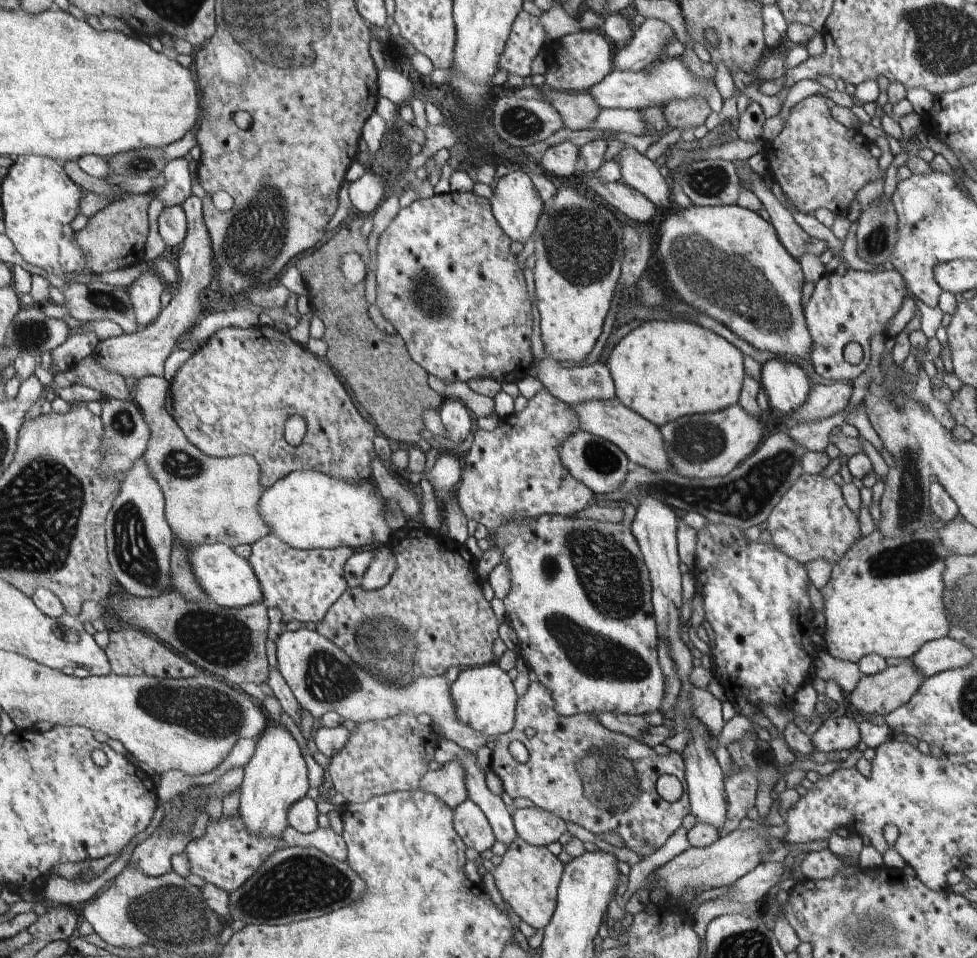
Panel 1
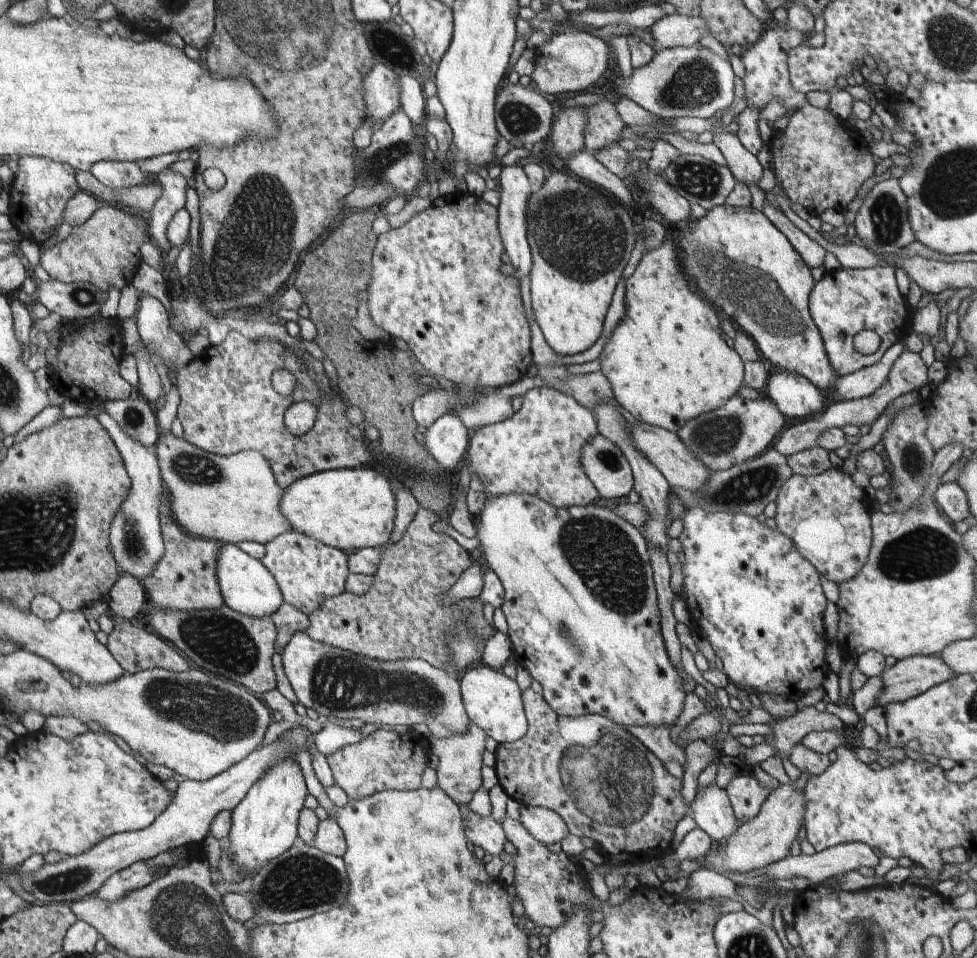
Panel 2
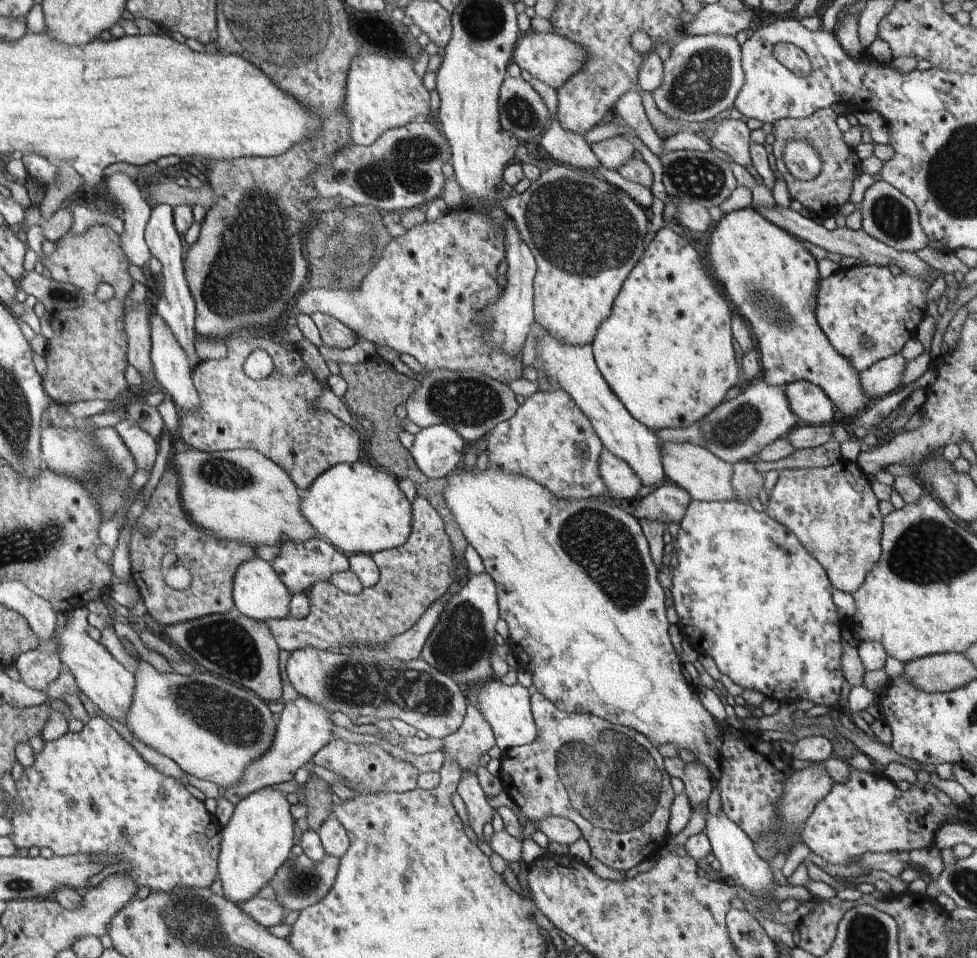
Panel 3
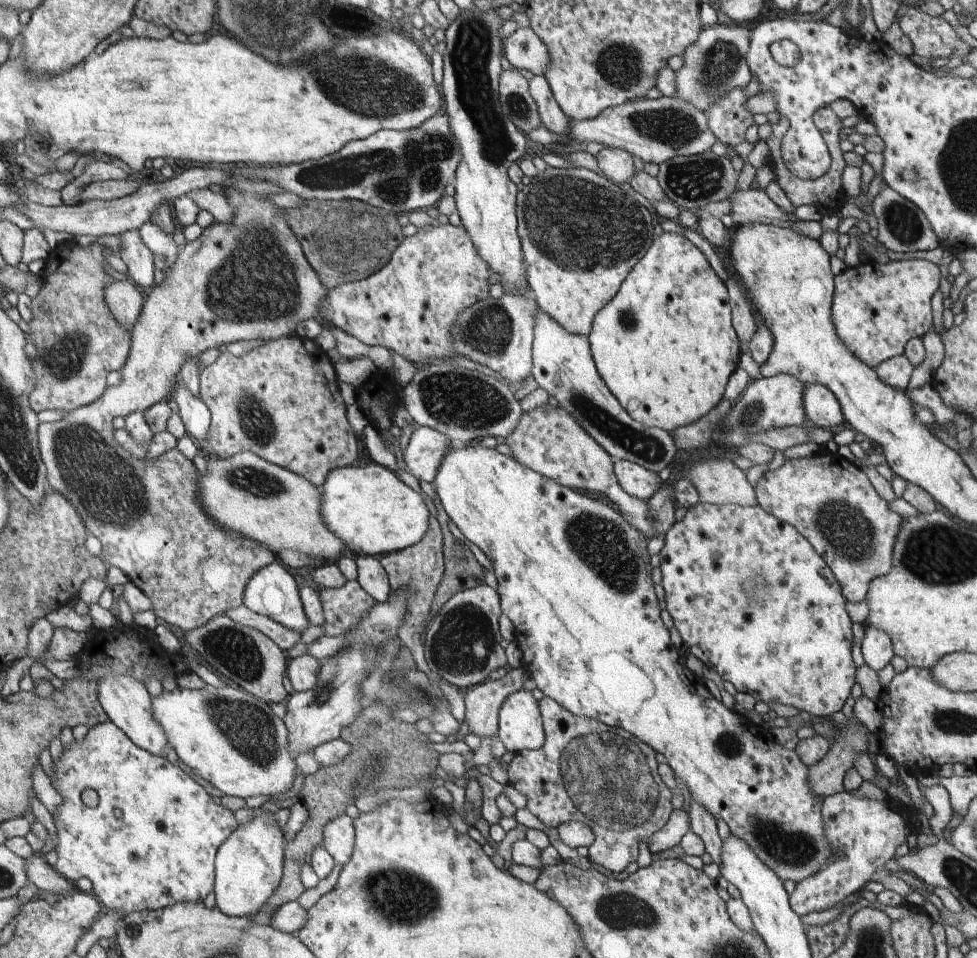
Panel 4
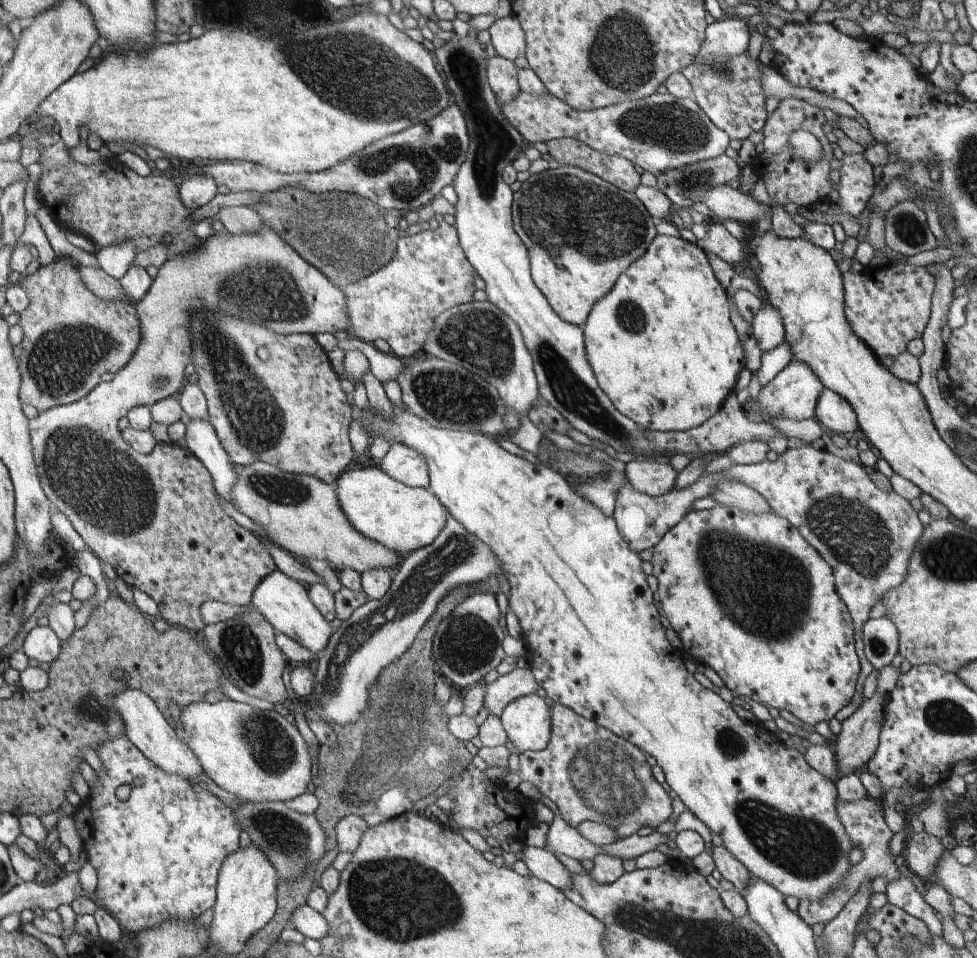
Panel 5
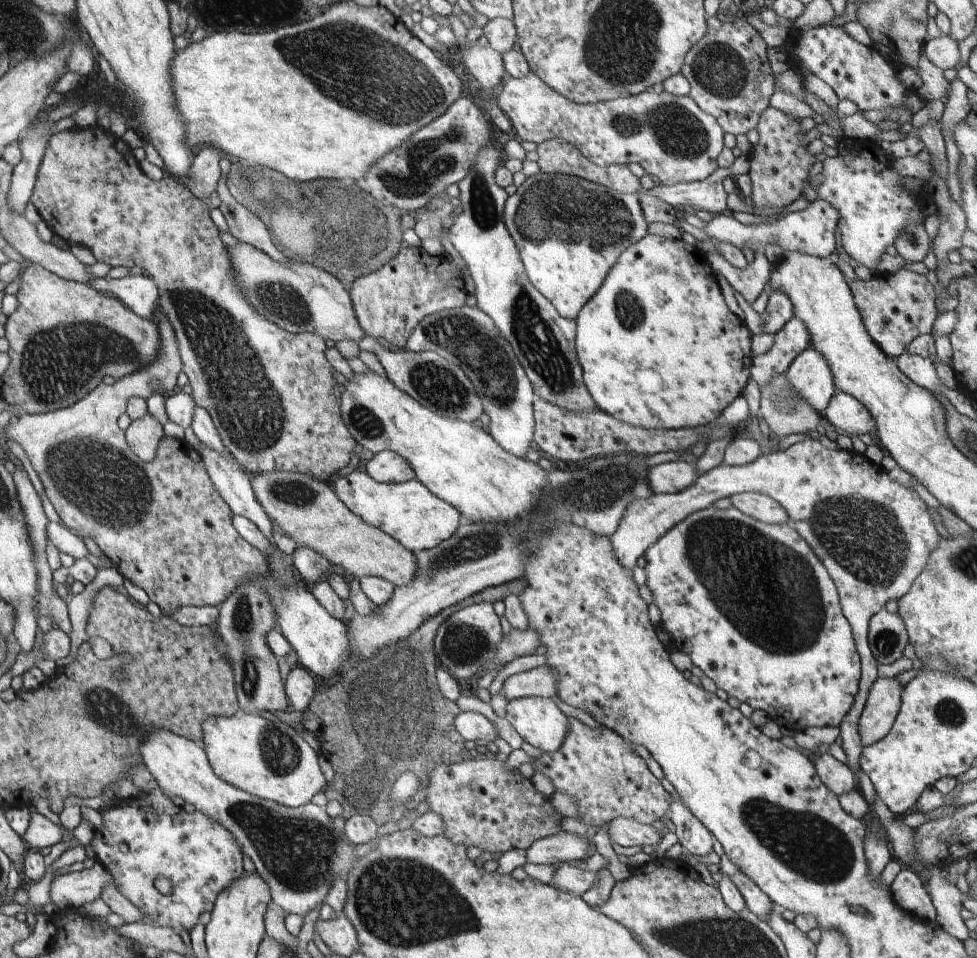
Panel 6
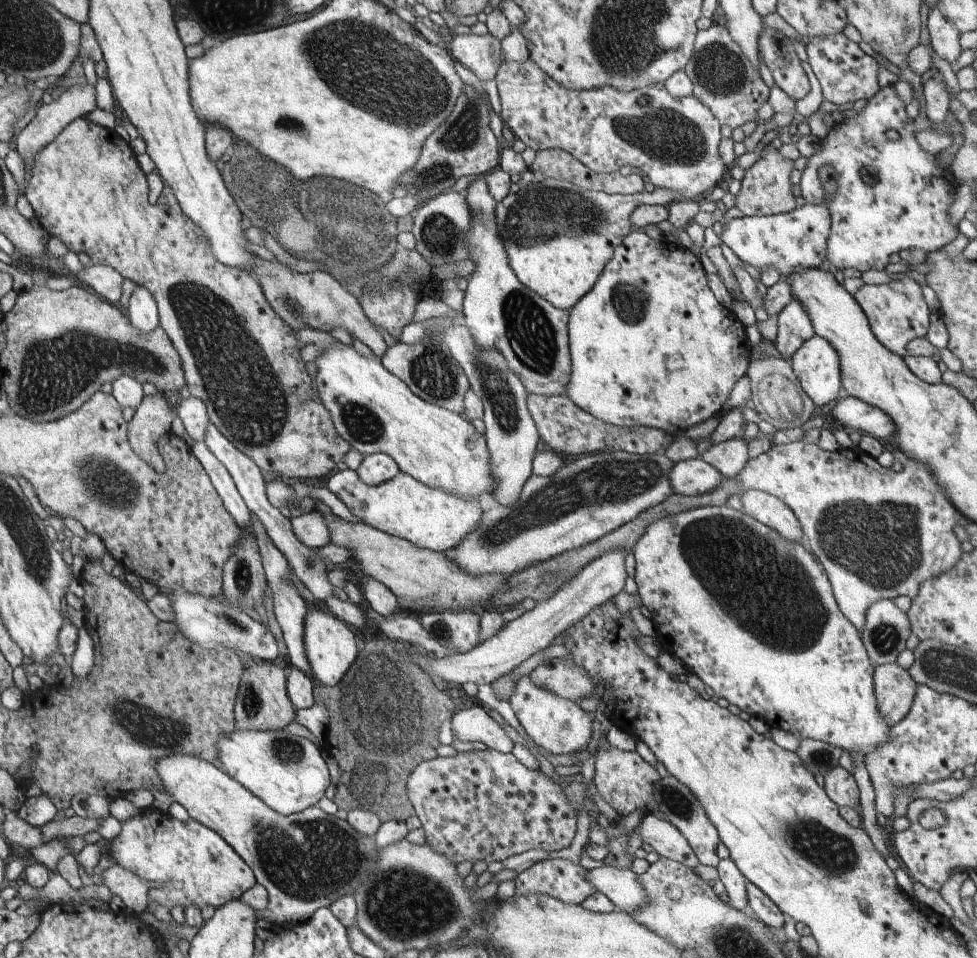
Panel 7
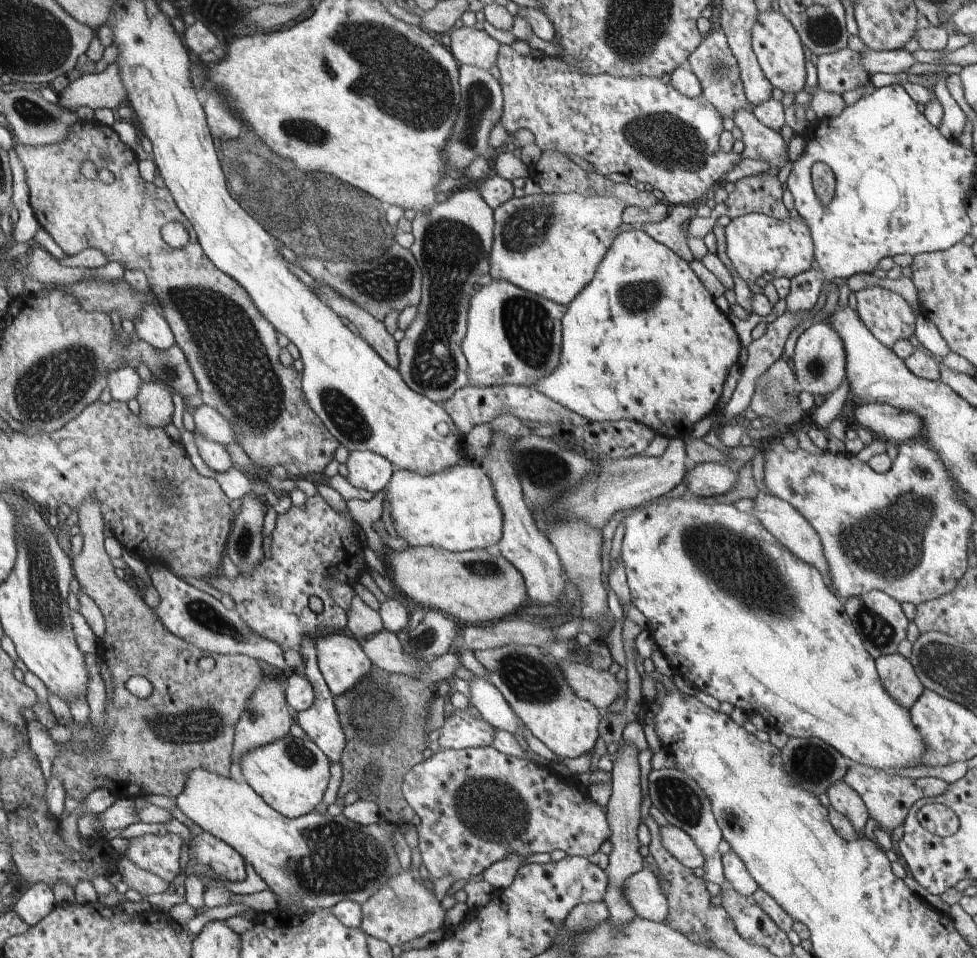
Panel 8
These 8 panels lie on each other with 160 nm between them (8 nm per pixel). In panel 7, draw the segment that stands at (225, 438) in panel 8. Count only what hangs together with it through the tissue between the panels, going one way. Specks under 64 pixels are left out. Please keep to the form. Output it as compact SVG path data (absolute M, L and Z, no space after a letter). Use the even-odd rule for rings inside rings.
M194 396L180 399L176 412L192 439L203 441L206 438L206 428L210 426L210 416L208 408L201 399Z

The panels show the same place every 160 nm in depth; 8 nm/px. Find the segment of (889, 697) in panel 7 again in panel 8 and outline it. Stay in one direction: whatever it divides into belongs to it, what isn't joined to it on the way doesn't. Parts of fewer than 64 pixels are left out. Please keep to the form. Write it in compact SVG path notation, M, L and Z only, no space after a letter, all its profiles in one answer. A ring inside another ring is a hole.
M899 653L886 655L875 660L884 690L906 710L918 700L924 686L912 663Z

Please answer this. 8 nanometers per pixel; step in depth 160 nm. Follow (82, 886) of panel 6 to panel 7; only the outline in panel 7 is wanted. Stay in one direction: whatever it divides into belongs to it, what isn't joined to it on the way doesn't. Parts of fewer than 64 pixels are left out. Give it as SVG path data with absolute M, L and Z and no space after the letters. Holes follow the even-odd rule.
M119 865L102 870L102 882L112 894L120 896L130 912L138 914L147 911L147 903L150 901L149 892L159 886L156 882L138 878L136 874Z

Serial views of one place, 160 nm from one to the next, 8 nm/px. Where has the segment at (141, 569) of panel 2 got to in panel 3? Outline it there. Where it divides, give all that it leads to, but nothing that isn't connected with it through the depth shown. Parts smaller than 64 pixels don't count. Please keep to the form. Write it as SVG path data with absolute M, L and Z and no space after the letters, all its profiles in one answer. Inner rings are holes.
M133 419L122 420L114 428L133 454L138 470L150 473L156 462L156 450L159 445L156 440Z

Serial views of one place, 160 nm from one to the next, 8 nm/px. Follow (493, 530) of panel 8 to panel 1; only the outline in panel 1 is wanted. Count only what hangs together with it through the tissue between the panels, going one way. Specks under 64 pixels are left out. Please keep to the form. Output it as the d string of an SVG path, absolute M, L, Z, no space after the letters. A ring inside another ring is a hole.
M297 470L265 490L262 494L259 514L270 528L270 534L294 549L349 547L360 550L387 545L392 532L388 532L388 526L384 520L384 508L382 508L384 500L377 498L375 488L376 485L372 480L344 482L344 480L321 474L320 471Z

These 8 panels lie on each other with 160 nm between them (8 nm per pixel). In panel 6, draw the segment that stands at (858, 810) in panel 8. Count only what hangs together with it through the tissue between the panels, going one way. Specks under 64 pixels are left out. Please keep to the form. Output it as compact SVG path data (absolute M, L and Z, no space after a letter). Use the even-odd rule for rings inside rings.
M815 752L814 767L820 781L834 796L840 798L842 794L858 788L854 773L846 764L838 762L829 752Z

